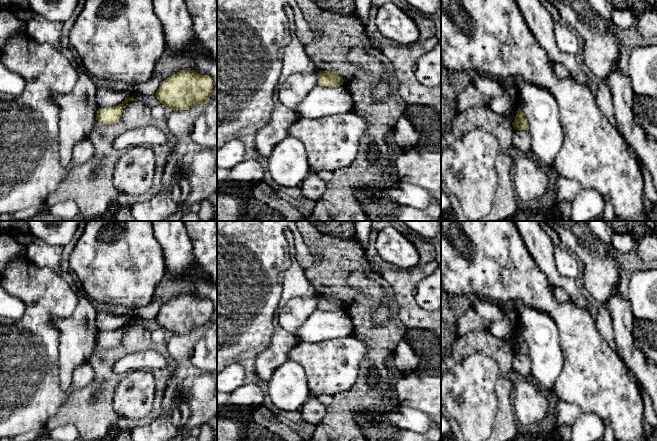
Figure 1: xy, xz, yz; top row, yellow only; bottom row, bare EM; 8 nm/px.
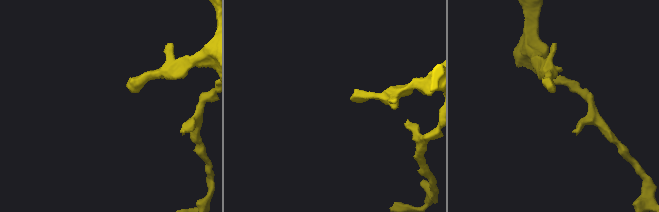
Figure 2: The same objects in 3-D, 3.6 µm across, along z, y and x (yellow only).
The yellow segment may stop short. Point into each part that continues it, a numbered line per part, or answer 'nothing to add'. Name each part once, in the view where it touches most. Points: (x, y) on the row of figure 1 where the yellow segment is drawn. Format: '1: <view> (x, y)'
nothing to add

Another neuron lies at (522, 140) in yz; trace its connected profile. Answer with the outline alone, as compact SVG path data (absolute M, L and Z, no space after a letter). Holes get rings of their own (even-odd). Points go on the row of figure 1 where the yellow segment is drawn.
M514 130L513 134L514 147L523 154L531 154L531 143L532 139L529 131L526 130Z

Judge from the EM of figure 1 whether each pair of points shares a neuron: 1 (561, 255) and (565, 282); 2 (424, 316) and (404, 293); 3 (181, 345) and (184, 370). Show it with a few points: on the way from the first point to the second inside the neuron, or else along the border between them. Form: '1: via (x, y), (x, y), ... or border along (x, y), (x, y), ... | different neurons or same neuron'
1: border along (553, 254), (556, 270), (561, 275), (574, 279) | different neurons
2: via (418, 313), (404, 299) | same neuron
3: via (181, 351), (183, 364) | same neuron

